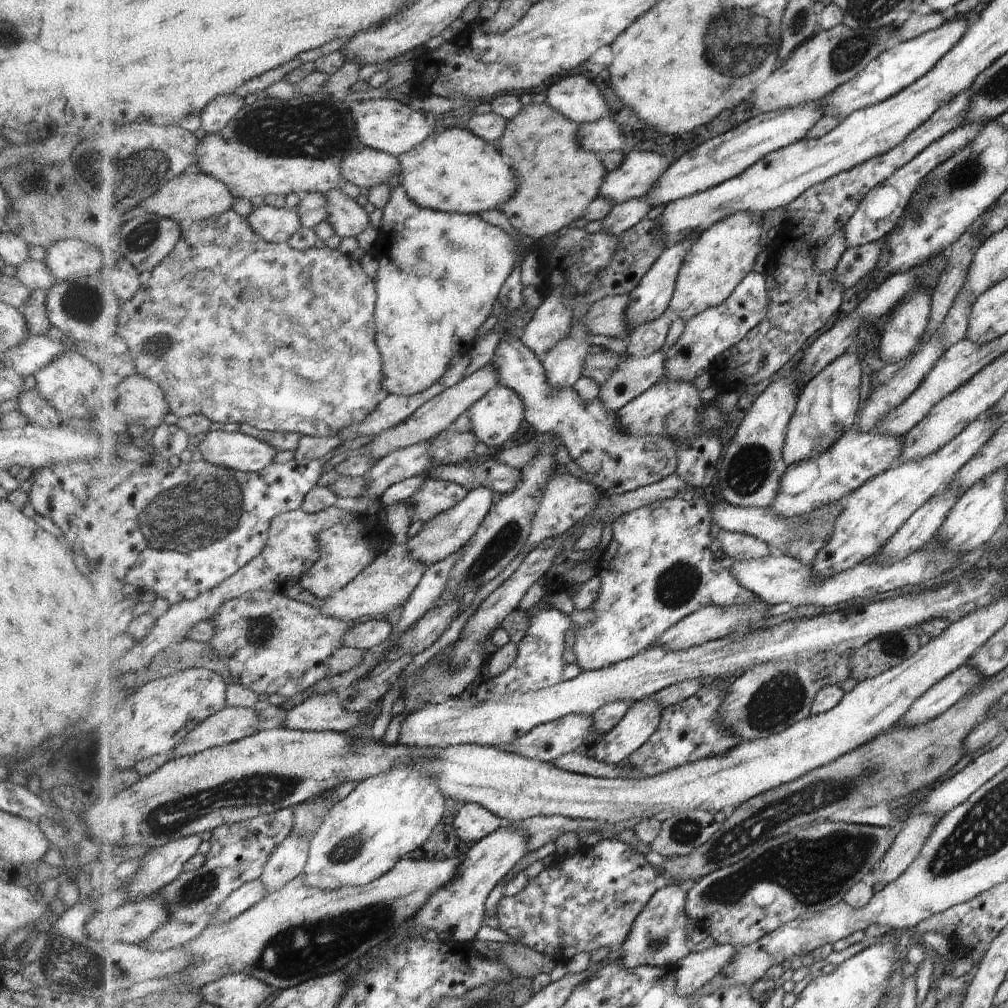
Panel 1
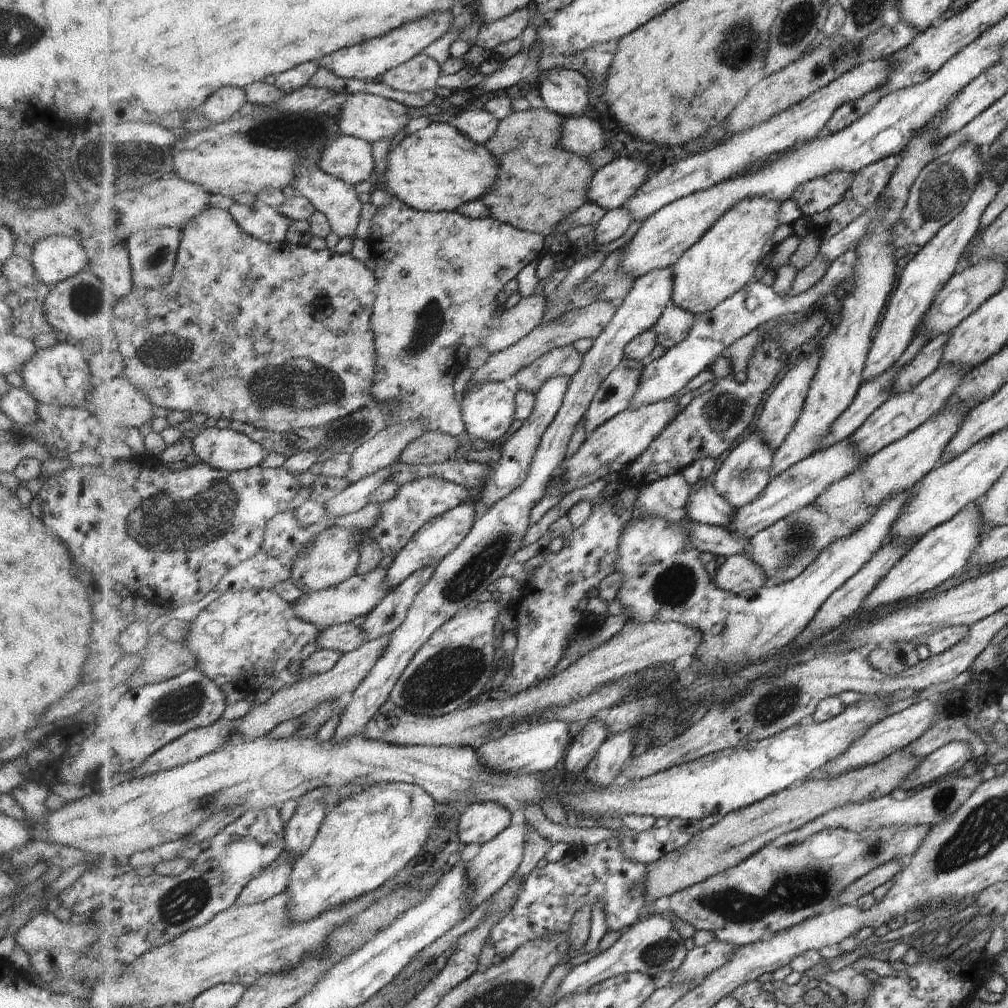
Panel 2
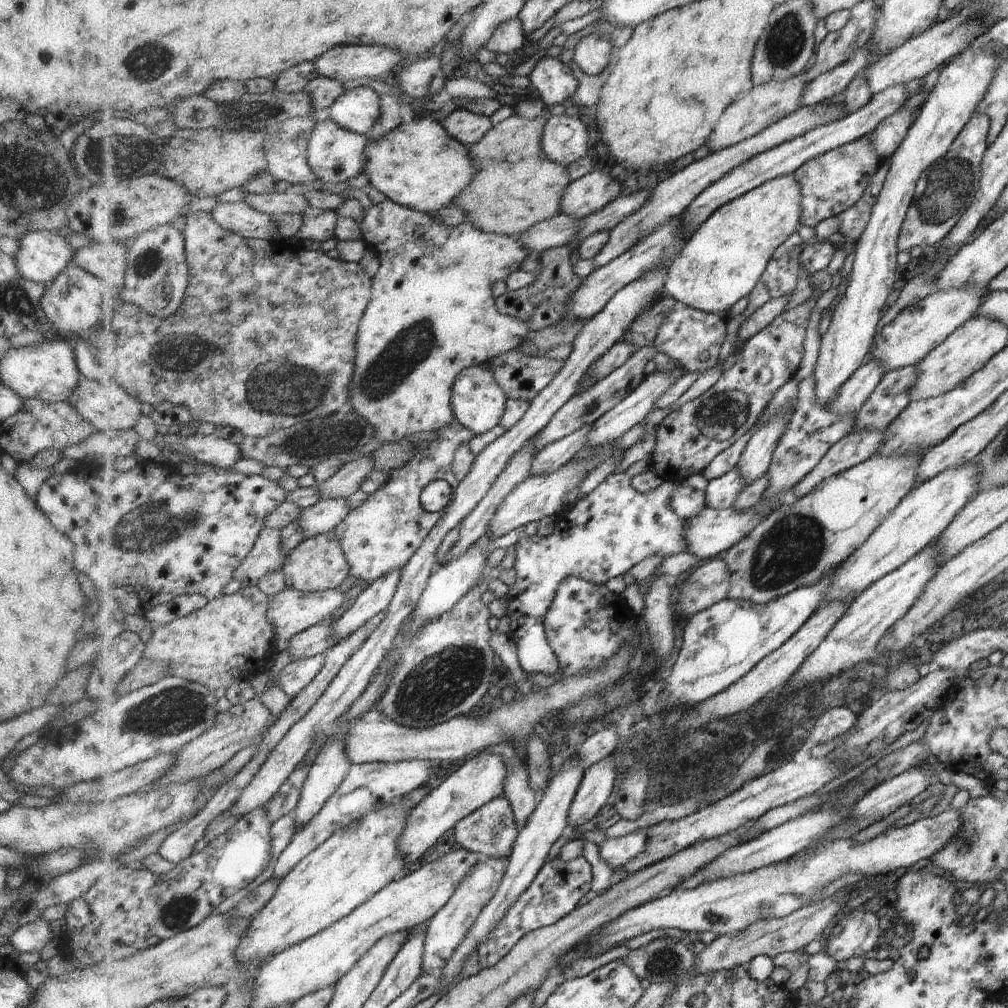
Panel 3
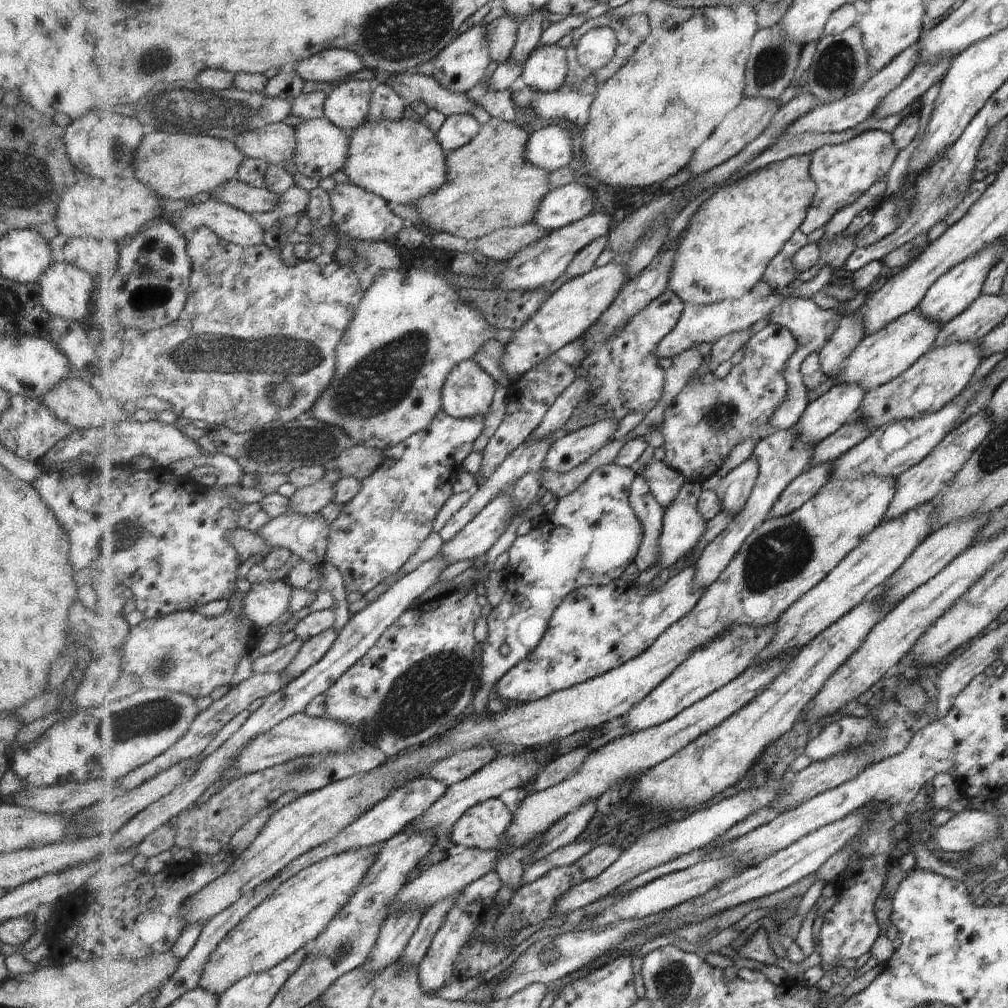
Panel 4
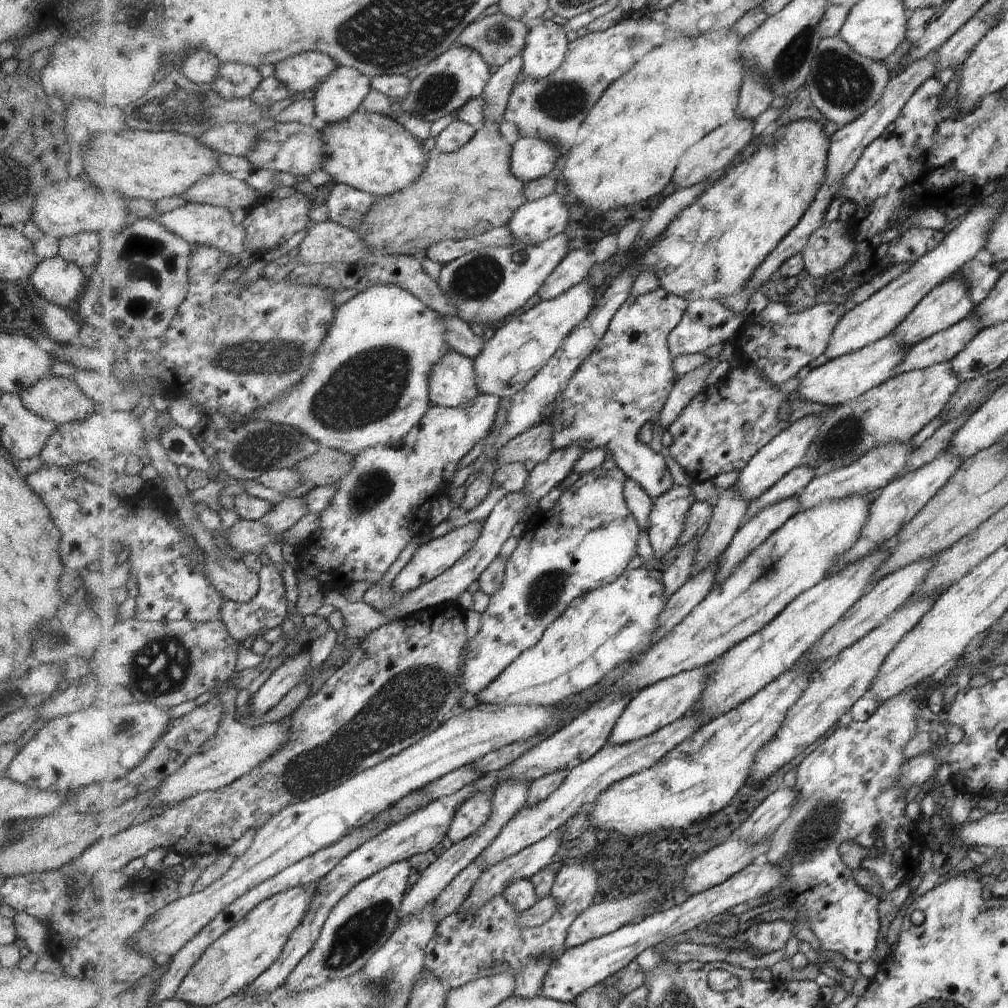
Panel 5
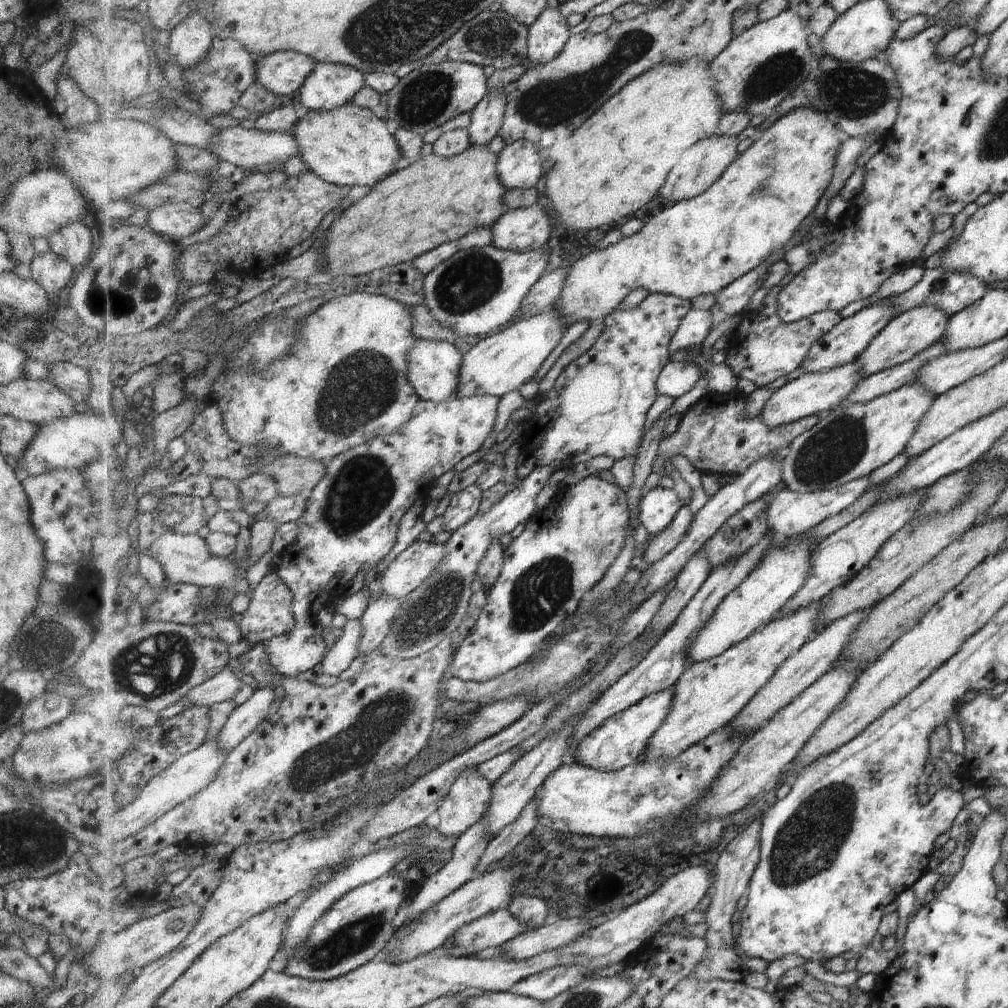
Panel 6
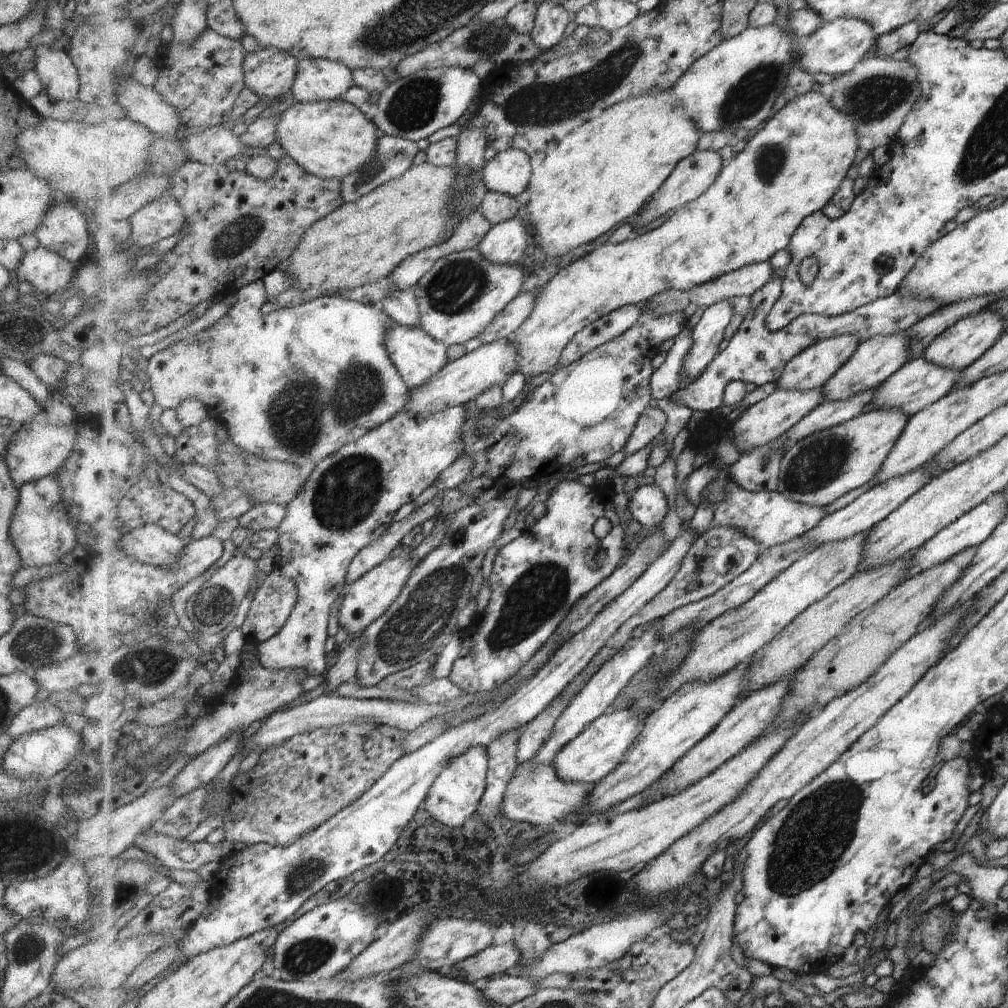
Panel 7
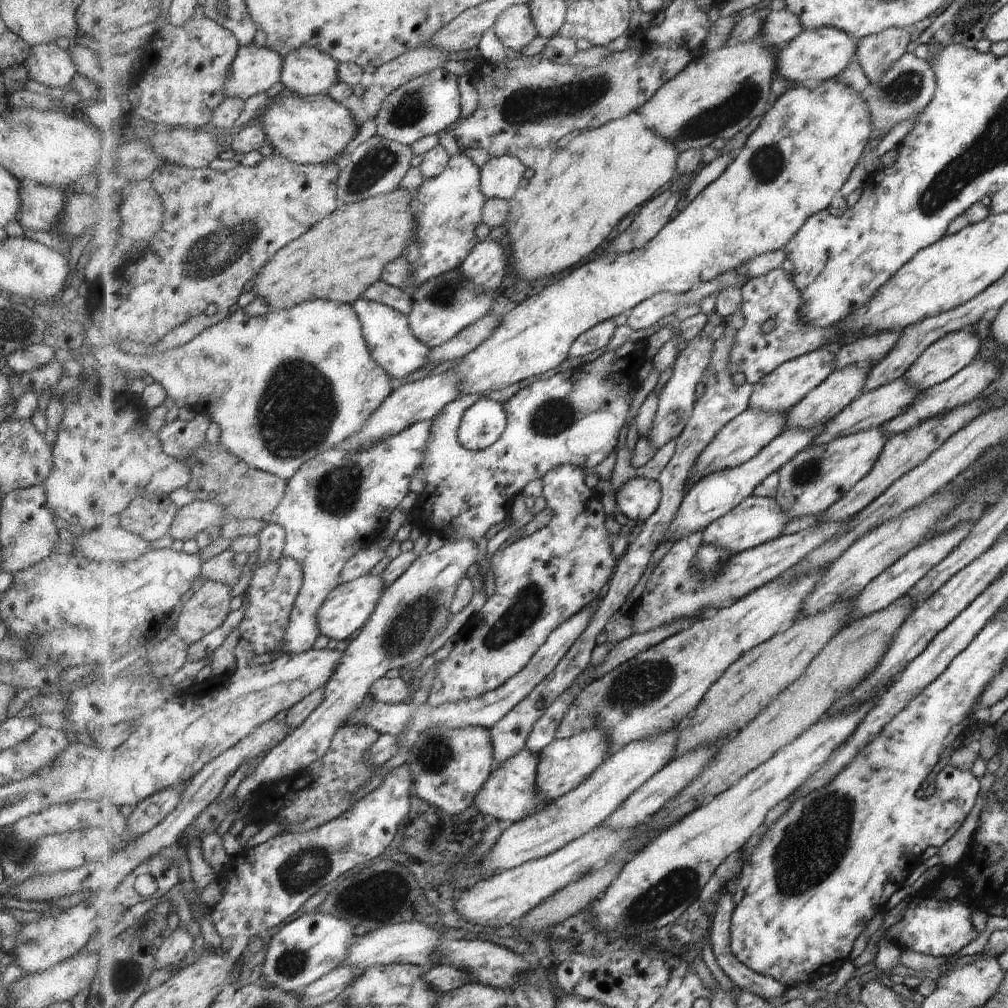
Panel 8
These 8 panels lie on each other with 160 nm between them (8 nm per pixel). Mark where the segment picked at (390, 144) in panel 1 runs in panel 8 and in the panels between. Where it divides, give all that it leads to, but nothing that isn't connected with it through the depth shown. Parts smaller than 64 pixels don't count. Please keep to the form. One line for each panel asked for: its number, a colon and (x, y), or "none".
2: (371, 118)
3: (358, 109)
4: (348, 104)
5: (339, 96)
6: (331, 85)
7: (318, 79)
8: (307, 71)

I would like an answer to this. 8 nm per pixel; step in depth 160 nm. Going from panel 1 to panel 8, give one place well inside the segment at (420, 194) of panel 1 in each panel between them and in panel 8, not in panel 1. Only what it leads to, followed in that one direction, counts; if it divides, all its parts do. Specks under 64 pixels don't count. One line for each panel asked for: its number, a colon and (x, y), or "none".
2: (439, 168)
3: (419, 165)
4: (402, 160)
5: (369, 151)
6: (350, 146)
7: (332, 139)
8: (310, 130)

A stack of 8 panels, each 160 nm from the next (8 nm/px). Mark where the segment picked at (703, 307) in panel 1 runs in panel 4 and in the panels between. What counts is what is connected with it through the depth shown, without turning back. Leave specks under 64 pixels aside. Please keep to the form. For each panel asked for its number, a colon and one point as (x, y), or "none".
2: (724, 261)
3: (724, 260)
4: (732, 237)

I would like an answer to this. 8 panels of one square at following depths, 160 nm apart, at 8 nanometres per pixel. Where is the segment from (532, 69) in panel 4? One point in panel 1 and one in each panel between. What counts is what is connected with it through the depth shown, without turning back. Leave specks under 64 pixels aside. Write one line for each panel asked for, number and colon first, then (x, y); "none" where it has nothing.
1: (576, 96)
2: (566, 92)
3: (554, 80)

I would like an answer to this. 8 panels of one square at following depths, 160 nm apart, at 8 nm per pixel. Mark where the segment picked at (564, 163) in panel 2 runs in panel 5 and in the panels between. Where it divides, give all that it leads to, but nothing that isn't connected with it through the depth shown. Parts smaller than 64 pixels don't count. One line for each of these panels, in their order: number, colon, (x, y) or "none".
3: (516, 186)
4: (491, 185)
5: (463, 194)

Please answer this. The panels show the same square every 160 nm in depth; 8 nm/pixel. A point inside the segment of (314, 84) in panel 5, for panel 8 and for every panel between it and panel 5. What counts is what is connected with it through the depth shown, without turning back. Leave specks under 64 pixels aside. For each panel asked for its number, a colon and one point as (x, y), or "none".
6: (284, 72)
7: (270, 72)
8: (256, 69)

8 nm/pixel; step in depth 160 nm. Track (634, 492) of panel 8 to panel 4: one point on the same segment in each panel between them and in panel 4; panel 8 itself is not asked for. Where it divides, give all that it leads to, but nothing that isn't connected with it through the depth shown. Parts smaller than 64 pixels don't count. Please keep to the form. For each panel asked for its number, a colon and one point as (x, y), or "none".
4: (683, 526)
5: (668, 516)
6: (658, 507)
7: (648, 504)

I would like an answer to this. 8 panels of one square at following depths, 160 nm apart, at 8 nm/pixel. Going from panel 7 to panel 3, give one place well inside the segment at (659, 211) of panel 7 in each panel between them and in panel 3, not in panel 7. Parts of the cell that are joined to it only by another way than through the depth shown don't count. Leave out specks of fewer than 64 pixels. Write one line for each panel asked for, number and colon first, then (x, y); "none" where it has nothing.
3: (766, 104)
4: (750, 119)
5: (717, 151)
6: (701, 166)

